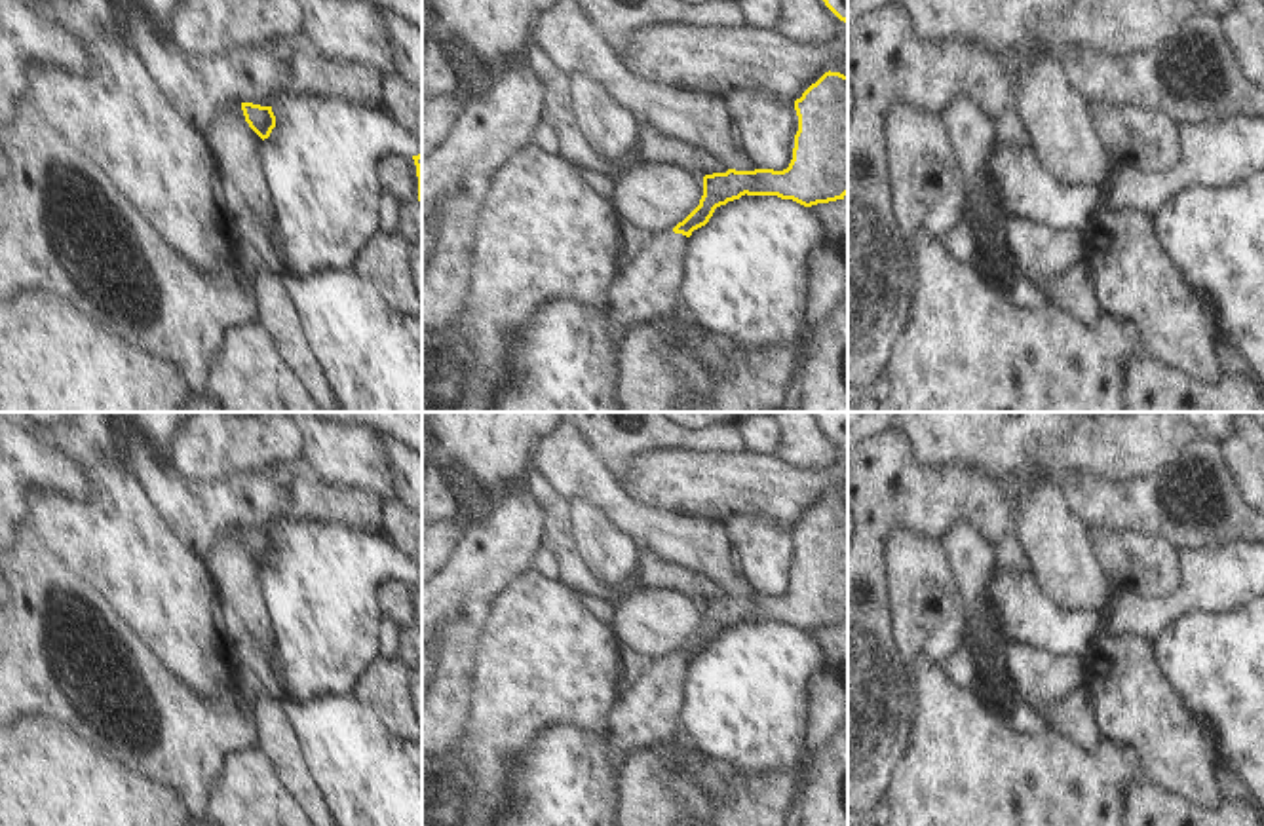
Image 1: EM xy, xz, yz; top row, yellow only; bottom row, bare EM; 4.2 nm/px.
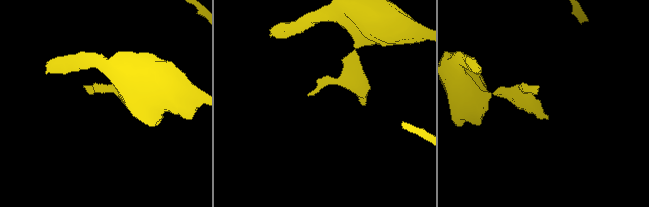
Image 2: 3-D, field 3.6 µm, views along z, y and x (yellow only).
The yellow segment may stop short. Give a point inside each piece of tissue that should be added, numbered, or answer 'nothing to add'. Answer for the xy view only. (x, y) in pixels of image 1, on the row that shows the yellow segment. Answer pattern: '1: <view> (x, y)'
nothing to add.

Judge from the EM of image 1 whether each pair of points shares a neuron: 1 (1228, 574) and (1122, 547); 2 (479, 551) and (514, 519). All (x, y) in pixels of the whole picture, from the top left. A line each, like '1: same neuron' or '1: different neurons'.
1: different neurons
2: same neuron

